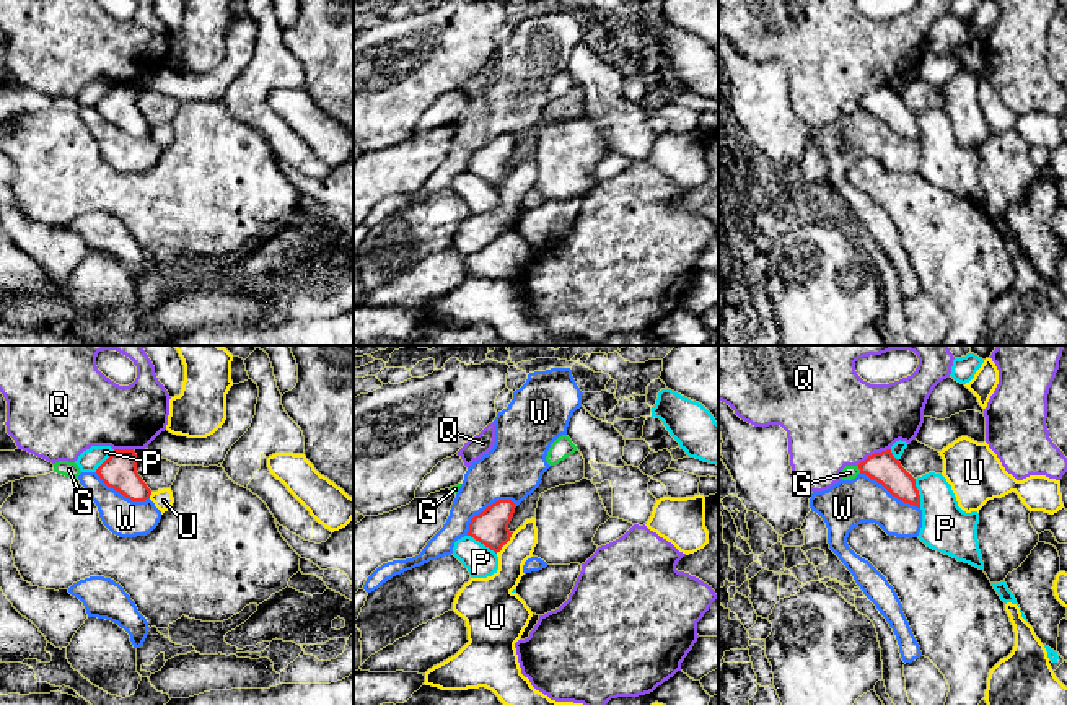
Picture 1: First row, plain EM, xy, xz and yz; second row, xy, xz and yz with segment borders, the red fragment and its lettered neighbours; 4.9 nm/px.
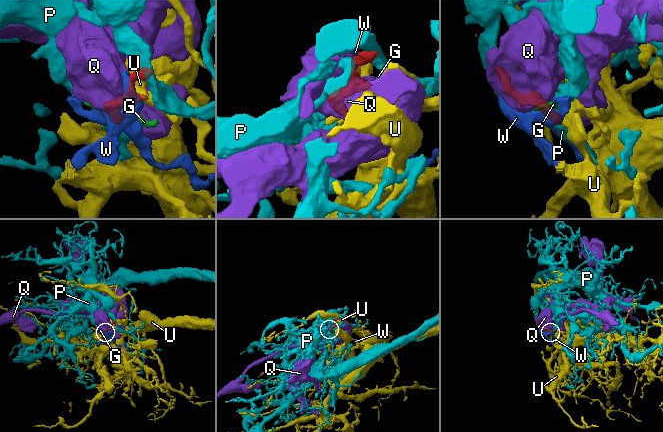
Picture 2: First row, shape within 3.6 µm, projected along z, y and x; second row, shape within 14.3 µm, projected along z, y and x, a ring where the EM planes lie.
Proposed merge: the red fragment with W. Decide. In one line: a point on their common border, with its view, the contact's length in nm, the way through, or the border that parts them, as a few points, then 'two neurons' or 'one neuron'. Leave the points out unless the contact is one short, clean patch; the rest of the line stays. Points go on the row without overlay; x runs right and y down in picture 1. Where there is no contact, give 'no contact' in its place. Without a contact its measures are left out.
contact xz (487, 142); length 300 nm; two neurons

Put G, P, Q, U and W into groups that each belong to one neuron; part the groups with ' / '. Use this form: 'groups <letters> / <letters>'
groups G W / P / Q / U

